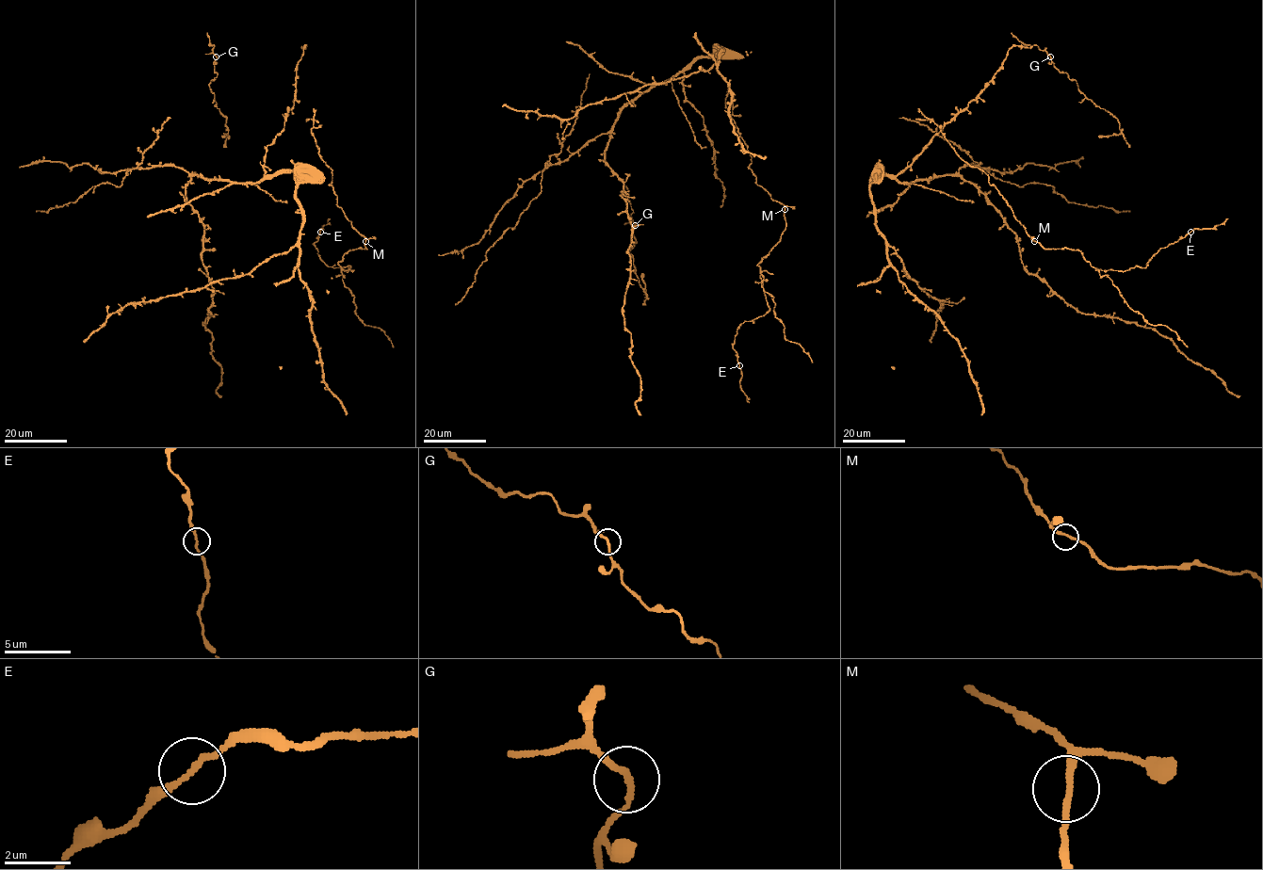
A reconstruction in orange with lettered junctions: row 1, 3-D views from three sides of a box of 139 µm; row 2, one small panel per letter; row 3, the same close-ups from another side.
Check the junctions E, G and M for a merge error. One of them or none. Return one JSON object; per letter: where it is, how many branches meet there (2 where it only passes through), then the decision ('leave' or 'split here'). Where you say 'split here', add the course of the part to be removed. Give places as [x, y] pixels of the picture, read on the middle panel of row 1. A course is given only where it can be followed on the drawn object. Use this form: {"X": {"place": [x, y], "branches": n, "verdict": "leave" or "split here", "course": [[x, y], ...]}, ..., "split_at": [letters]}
{"E": {"place": [739, 365], "branches": 2, "verdict": "leave"}, "G": {"place": [635, 225], "branches": 2, "verdict": "leave"}, "M": {"place": [785, 209], "branches": 2, "verdict": "leave"}, "split_at": []}

